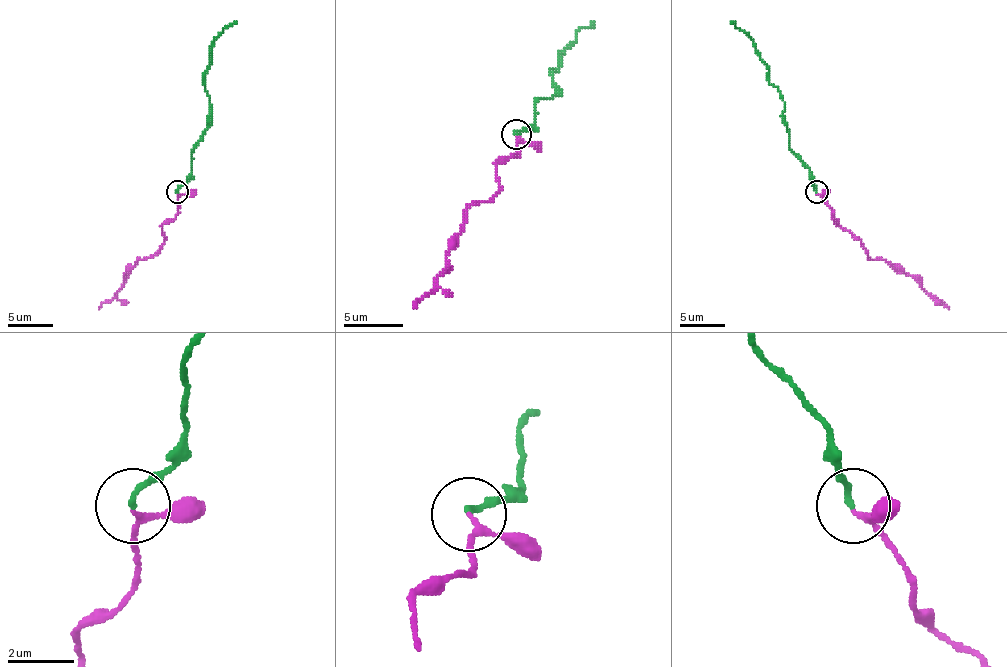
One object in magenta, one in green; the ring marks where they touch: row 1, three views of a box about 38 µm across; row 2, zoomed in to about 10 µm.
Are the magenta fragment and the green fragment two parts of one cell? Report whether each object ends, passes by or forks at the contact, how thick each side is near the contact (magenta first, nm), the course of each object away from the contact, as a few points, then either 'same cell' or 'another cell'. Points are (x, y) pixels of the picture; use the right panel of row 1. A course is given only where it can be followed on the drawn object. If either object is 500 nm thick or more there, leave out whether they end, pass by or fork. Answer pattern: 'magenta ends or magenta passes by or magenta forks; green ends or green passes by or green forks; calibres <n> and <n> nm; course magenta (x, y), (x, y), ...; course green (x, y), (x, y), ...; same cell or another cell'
magenta passes by; green ends; calibres 150 and 170 nm; course magenta (816, 192), (868, 255), (899, 266), (949, 309); course green (816, 192), (809, 167), (789, 147), (784, 102), (778, 89), (769, 82), (769, 68), (755, 44), (730, 21); same cell

